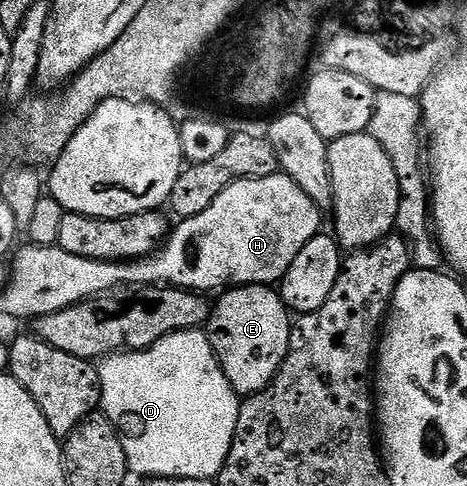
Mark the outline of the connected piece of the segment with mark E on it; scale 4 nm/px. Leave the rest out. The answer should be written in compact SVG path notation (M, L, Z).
M260 283L222 290L216 299L207 324L211 349L238 396L257 395L276 377L287 357L293 332L291 312L272 286Z

